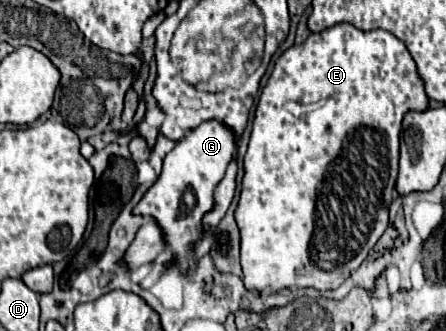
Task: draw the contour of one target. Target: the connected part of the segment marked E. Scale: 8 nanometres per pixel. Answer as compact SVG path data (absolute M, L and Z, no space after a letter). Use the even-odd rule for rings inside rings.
M350 23L334 25L322 33L312 33L304 43L292 45L288 51L284 51L276 65L272 75L268 77L268 83L264 85L260 93L260 101L254 113L252 123L252 137L248 143L248 151L244 157L244 179L242 179L242 193L236 207L236 223L240 227L240 255L242 255L242 271L244 271L244 287L248 291L272 291L280 293L282 289L302 289L302 287L314 287L314 289L336 289L340 283L344 283L350 273L354 273L362 261L366 259L368 251L374 247L378 237L388 227L388 207L398 197L394 185L398 175L398 139L400 139L400 127L402 117L408 111L424 111L428 107L426 93L422 87L422 79L418 75L416 63L406 49L406 45L396 39L390 31L374 29L374 31L362 31L356 29ZM288 101L296 101L302 105L314 105L316 109L304 109L300 113L294 113L292 109L284 109Z

